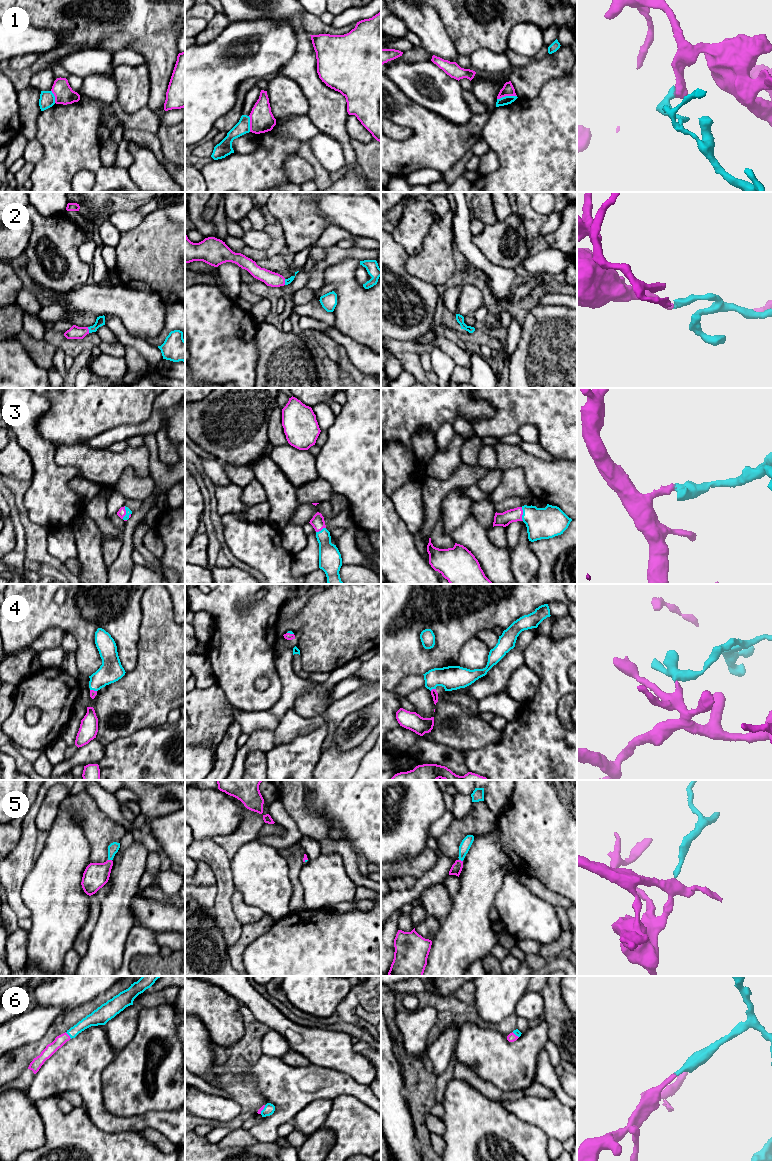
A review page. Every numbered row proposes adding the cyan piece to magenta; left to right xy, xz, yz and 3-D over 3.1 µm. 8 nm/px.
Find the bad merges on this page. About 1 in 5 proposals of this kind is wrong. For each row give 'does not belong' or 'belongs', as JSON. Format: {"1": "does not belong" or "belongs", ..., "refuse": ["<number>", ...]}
{"1": "does not belong", "2": "belongs", "3": "belongs", "4": "belongs", "5": "belongs", "6": "belongs", "refuse": ["1"]}

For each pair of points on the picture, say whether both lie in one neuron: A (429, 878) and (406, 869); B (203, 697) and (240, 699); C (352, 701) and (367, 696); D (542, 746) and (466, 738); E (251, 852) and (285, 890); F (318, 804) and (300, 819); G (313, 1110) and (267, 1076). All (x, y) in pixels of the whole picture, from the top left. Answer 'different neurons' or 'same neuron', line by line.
A: different neurons
B: different neurons
C: same neuron
D: different neurons
E: same neuron
F: different neurons
G: different neurons

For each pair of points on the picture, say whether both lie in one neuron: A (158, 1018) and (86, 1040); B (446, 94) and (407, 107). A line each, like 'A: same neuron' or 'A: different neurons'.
A: different neurons
B: different neurons

